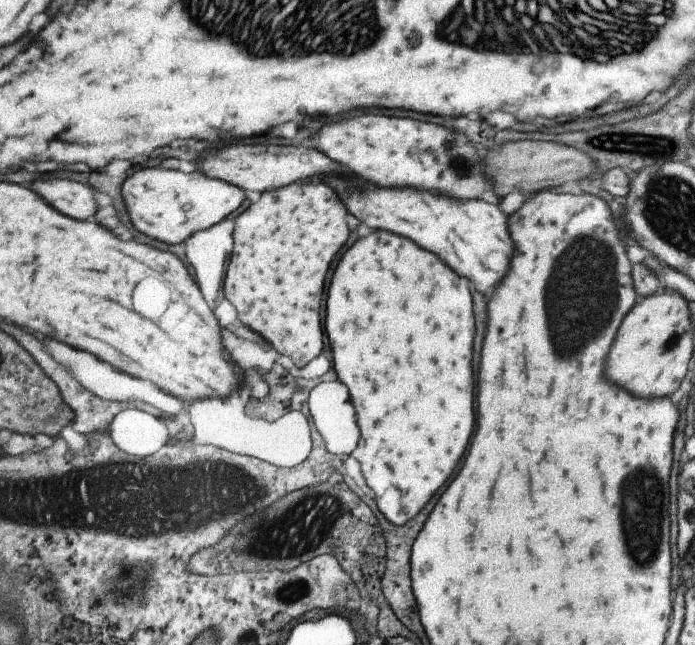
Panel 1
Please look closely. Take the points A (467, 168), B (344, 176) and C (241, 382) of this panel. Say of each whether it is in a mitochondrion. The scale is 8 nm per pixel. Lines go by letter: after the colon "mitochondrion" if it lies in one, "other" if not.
A: mitochondrion
B: other
C: other

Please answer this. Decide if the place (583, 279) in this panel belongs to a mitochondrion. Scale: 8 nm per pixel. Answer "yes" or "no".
yes

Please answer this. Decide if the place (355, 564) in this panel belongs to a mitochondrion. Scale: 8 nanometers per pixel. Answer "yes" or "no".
no

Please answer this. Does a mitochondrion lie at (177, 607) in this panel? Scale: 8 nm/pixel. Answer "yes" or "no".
no

